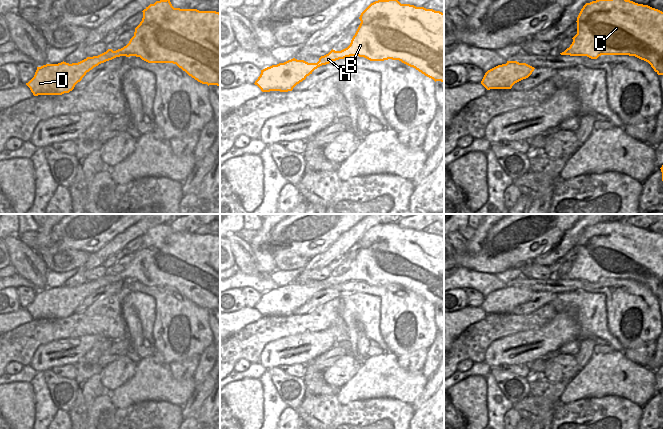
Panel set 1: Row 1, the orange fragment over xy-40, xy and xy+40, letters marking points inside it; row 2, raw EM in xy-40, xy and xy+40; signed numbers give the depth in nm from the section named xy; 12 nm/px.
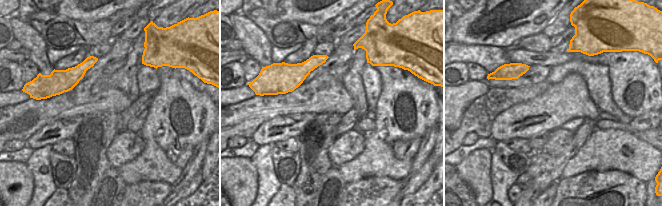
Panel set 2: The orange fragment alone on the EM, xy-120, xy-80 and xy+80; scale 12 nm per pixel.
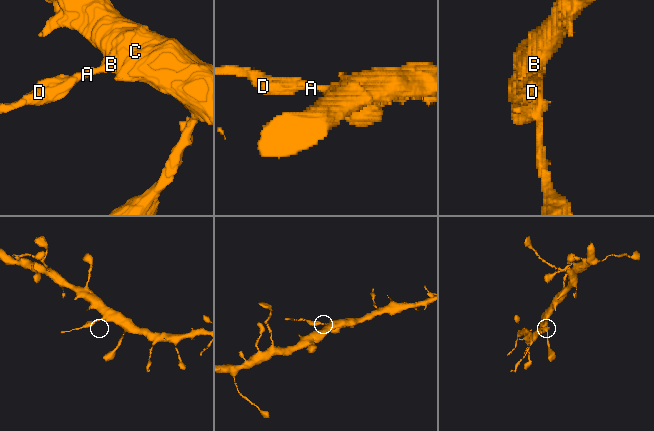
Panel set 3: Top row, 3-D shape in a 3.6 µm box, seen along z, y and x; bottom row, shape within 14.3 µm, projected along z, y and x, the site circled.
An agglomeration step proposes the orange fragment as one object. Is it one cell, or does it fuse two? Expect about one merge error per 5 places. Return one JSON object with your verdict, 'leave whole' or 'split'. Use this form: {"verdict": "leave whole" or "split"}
{"verdict": "split"}

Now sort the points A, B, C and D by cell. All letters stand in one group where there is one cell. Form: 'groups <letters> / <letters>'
groups A D / B C

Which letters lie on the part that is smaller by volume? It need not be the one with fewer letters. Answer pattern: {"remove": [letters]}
{"remove": ["A", "D"]}

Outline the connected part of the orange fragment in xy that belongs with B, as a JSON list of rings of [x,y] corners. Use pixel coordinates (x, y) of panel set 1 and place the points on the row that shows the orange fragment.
[[[378,0],[371,3],[361,13],[359,19],[361,23],[350,45],[338,52],[337,60],[350,56],[364,57],[370,61],[399,60],[435,82],[444,83],[444,13],[410,4],[401,4],[398,0]]]

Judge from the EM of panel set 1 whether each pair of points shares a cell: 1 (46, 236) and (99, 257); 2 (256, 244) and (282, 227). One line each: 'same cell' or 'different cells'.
1: different cells
2: same cell

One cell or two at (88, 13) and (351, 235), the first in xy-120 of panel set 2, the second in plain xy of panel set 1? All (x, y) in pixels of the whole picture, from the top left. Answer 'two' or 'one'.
two

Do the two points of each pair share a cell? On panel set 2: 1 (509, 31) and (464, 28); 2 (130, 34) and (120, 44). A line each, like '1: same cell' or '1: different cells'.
1: same cell
2: different cells

